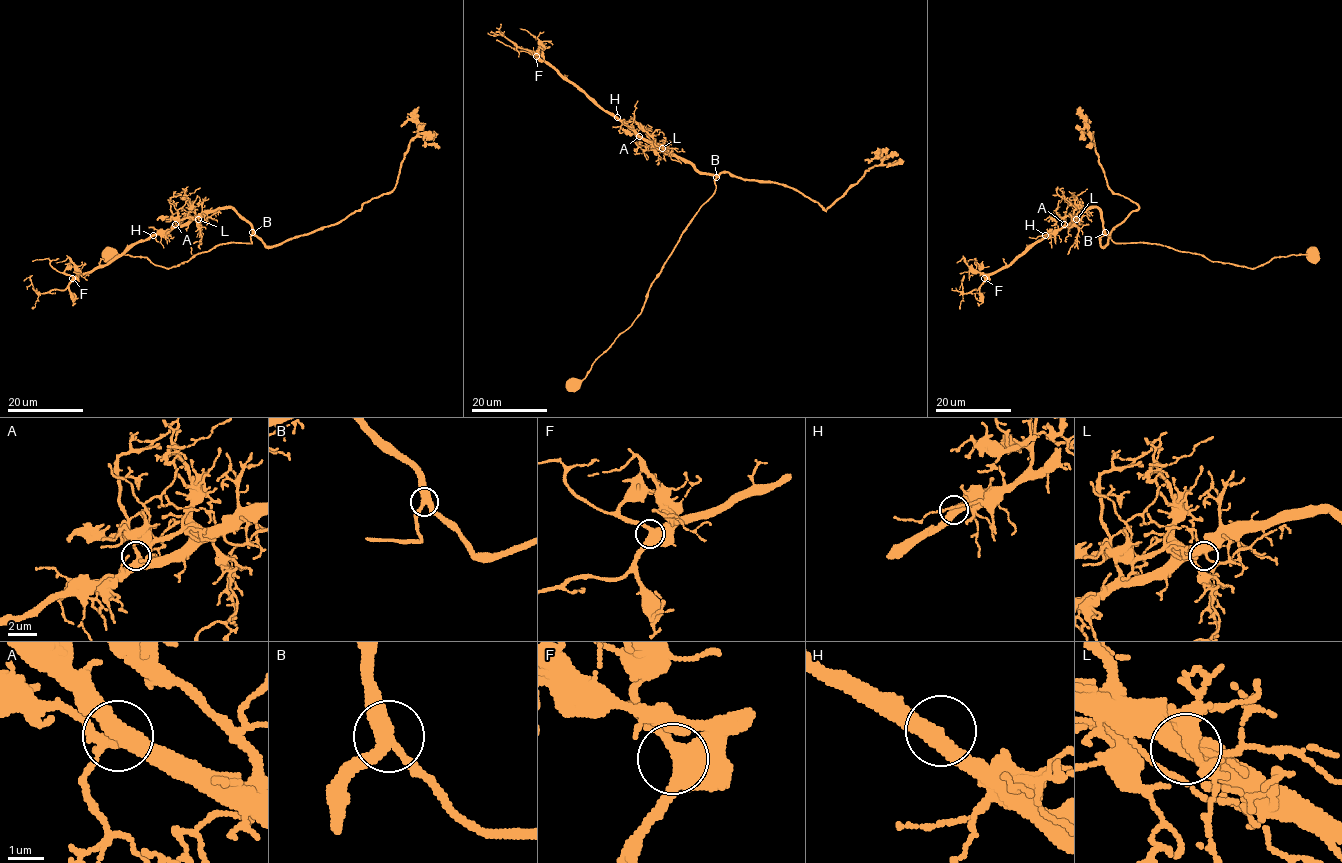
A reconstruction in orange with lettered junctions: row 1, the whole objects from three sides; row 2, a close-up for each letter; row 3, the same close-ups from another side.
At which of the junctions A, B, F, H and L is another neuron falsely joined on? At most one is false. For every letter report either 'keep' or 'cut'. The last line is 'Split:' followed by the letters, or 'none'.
A: keep
B: keep
F: keep
H: keep
L: keep
Split: none

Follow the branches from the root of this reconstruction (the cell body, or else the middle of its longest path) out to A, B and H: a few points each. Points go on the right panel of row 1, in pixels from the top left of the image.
A: (1313, 255), (1274, 257), (1248, 268), (1156, 244), (1115, 243), (1106, 234), (1096, 208), (1083, 210), (1064, 224)
B: (1313, 255), (1274, 257), (1248, 268), (1156, 244), (1115, 243), (1105, 232)
H: (1313, 255), (1274, 257), (1248, 268), (1156, 244), (1115, 243), (1096, 208), (1045, 235)

